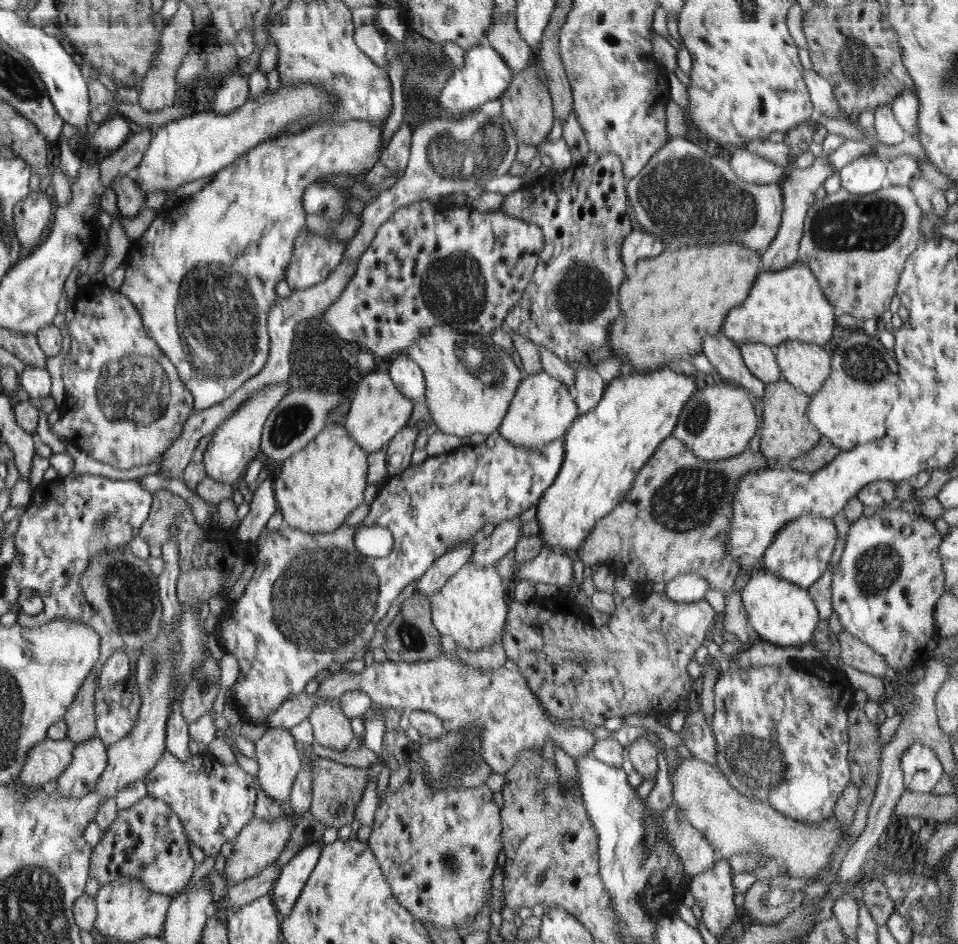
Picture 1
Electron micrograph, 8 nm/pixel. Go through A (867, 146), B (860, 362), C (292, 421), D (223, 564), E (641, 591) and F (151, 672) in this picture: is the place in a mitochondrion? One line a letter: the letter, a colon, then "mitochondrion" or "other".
A: other
B: mitochondrion
C: mitochondrion
D: other
E: other
F: mitochondrion

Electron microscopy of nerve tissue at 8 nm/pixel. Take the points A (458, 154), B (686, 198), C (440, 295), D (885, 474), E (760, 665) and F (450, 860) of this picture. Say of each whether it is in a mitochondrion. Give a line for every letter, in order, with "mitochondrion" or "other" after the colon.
A: mitochondrion
B: mitochondrion
C: mitochondrion
D: other
E: other
F: mitochondrion

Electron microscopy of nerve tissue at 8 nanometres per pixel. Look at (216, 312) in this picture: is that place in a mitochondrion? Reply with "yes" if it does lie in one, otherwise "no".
yes

